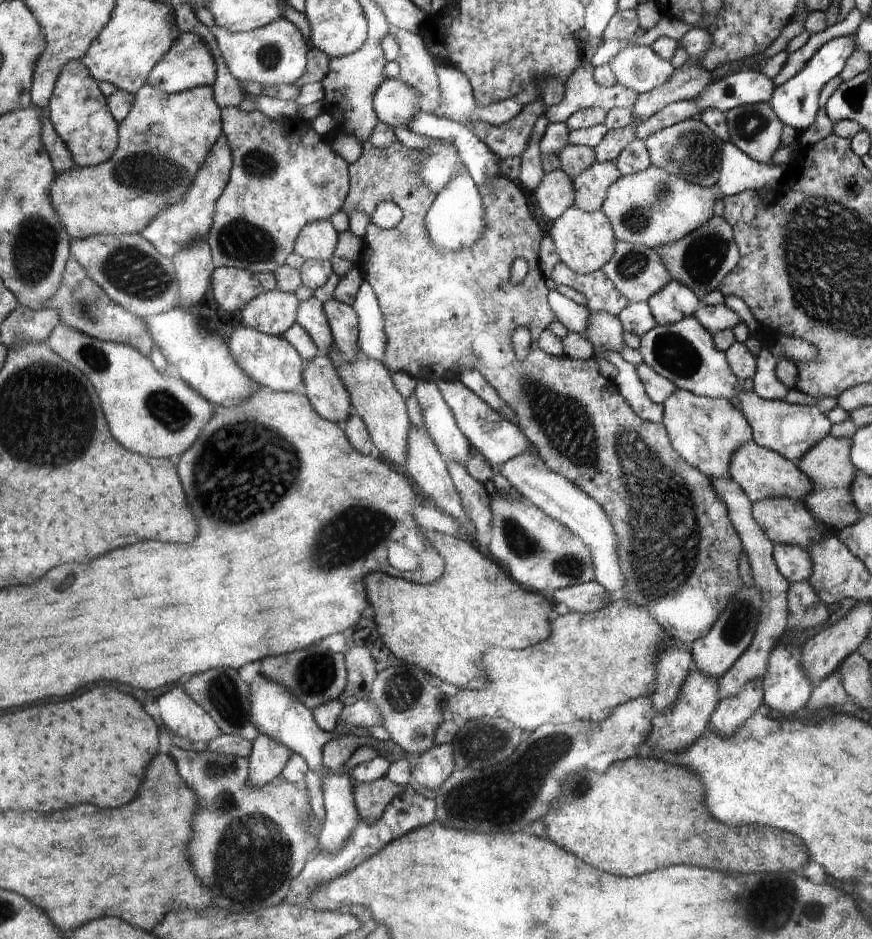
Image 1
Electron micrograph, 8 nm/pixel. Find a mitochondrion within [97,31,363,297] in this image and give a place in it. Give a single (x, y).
(147, 171)

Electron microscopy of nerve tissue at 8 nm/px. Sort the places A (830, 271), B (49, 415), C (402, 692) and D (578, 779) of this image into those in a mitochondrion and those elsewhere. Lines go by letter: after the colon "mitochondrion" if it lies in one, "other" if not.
A: mitochondrion
B: mitochondrion
C: mitochondrion
D: mitochondrion

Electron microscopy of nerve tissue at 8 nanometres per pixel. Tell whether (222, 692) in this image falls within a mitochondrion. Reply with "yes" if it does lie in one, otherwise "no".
yes

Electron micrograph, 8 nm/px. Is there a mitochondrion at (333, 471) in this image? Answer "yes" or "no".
no

